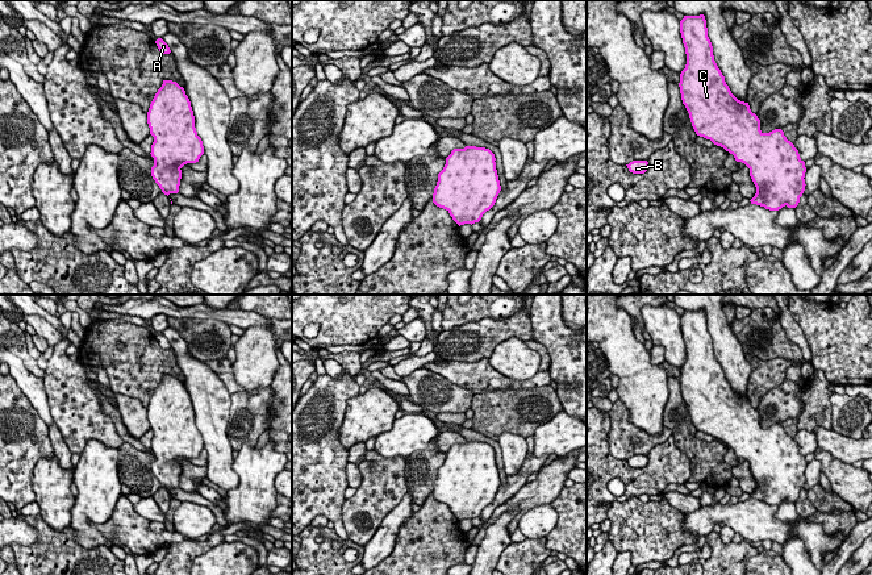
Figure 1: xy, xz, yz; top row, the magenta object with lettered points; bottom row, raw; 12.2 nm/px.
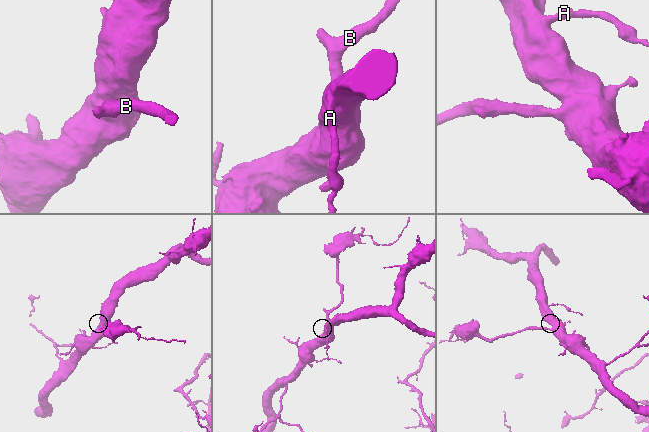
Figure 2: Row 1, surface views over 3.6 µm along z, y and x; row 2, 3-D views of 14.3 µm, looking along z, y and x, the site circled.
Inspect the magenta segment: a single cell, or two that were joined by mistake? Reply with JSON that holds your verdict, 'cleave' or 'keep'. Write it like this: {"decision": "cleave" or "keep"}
{"decision": "keep"}

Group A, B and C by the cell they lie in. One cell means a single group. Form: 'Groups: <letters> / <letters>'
Groups: A B C

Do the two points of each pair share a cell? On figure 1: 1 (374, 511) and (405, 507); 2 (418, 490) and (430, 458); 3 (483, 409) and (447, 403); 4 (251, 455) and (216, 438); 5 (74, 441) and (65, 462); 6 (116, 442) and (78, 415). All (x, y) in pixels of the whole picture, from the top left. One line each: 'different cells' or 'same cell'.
1: different cells
2: same cell
3: different cells
4: different cells
5: different cells
6: same cell

